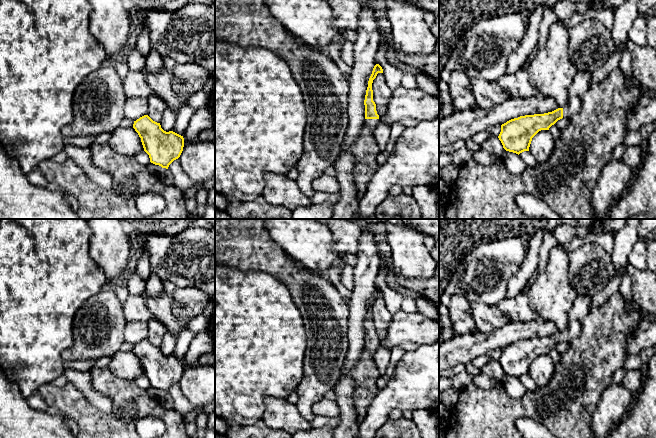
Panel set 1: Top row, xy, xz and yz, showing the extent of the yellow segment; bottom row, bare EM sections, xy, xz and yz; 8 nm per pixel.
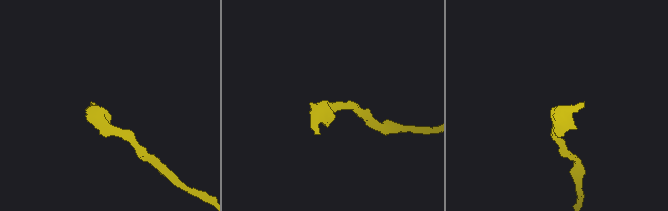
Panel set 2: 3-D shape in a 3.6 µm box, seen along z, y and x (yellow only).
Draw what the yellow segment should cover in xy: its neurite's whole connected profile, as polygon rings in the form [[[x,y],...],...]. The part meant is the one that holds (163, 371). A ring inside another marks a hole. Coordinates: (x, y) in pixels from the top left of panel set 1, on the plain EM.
[[[144,339],[134,345],[133,352],[141,362],[144,375],[149,379],[150,386],[168,393],[183,375],[183,360],[161,352],[160,347]]]

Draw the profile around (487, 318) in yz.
[[[471,304],[473,319],[478,332],[491,332],[509,323],[499,305]]]

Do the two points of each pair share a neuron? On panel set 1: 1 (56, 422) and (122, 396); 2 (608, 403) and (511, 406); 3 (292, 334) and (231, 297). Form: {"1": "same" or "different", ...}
{"1": "different", "2": "different", "3": "same"}

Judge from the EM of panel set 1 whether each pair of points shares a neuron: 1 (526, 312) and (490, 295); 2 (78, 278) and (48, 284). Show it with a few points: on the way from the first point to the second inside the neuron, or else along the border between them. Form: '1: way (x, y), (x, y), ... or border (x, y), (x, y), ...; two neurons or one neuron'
1: border (505, 298), (499, 305); two neurons
2: way (71, 278), (55, 278); one neuron

